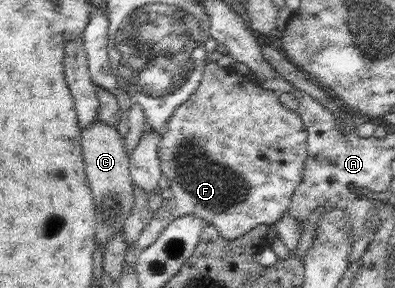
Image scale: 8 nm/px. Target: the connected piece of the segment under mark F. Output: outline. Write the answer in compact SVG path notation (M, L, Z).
M204 60L199 86L185 103L175 109L161 134L158 144L161 170L171 187L160 212L152 214L146 230L137 239L137 248L145 250L152 246L162 230L184 214L196 214L206 220L227 240L235 240L260 224L271 225L283 218L305 172L308 134L301 116L281 106L273 92L264 90L260 84L247 82L243 74L237 74L231 67L221 68L217 61Z

